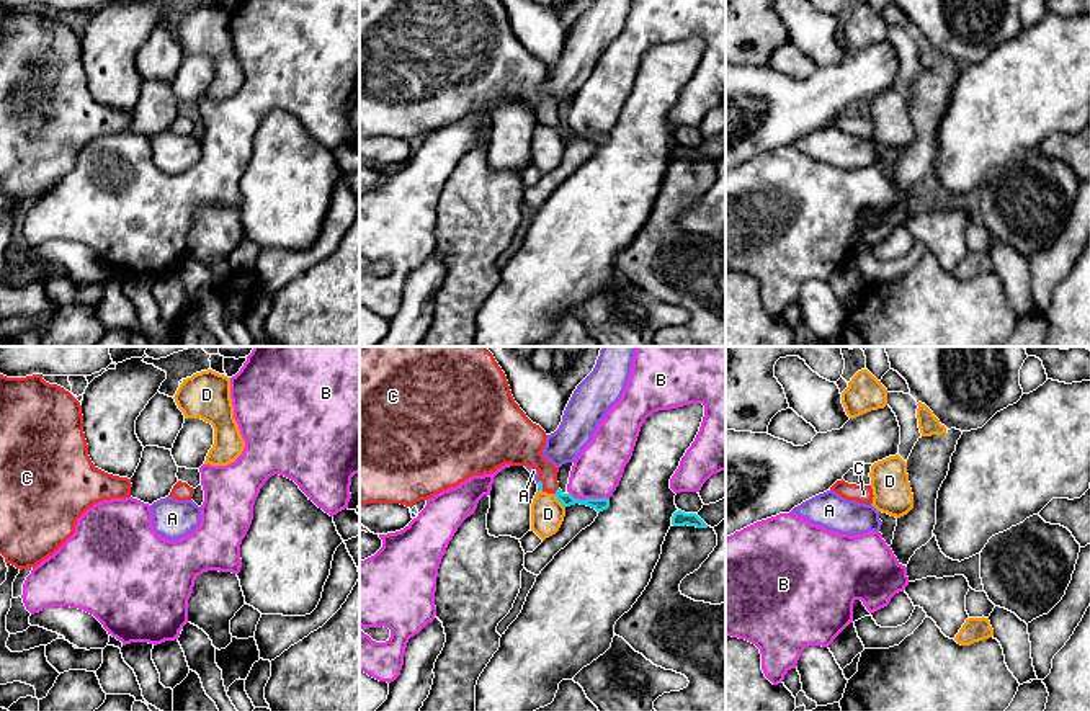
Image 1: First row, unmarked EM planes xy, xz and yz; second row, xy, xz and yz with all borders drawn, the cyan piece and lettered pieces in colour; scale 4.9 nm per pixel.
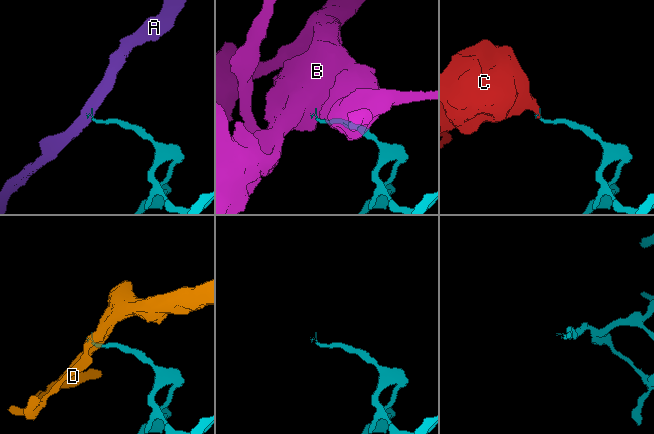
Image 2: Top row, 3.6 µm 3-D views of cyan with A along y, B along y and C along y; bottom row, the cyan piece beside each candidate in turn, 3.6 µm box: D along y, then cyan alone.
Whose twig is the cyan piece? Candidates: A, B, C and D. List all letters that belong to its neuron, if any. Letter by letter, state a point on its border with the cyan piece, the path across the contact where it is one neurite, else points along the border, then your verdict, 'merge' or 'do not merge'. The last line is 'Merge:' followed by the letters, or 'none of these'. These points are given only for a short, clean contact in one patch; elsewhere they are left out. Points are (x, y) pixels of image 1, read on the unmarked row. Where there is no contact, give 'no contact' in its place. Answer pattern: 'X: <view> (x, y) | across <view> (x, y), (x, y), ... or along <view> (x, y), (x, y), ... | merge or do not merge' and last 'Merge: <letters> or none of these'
A: no contact | do not merge
B: xz (589, 133) | do not merge
C: xz (556, 125) | across xz (566, 133), (556, 125), (527, 84) | merge
D: xz (558, 133) | along xz (553, 128), (564, 141) | do not merge
Merge: C

